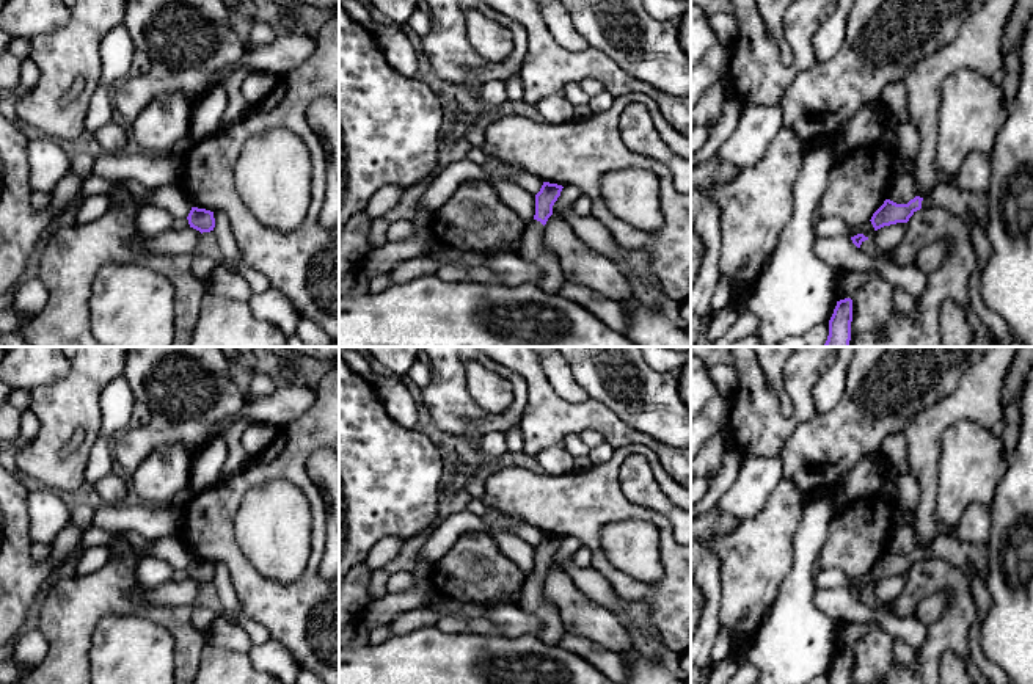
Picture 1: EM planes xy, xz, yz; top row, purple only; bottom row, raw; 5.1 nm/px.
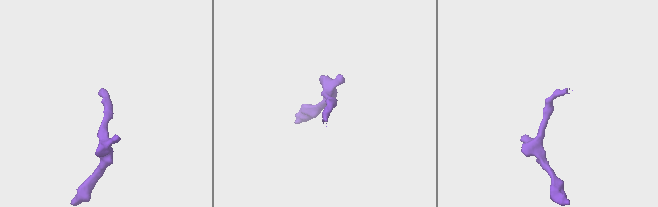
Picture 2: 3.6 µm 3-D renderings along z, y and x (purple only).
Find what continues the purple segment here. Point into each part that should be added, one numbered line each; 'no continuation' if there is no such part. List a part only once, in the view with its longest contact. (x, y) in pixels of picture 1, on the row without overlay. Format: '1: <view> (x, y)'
1: xz (531, 600)

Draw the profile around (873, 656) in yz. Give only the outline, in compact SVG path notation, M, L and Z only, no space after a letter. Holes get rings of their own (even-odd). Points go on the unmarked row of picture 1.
M841 623L838 653L852 651L851 684L882 681L896 664L895 637L876 623Z

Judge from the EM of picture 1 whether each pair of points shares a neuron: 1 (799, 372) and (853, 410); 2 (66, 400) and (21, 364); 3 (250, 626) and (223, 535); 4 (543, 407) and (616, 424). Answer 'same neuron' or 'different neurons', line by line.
1: different neurons
2: different neurons
3: different neurons
4: same neuron

